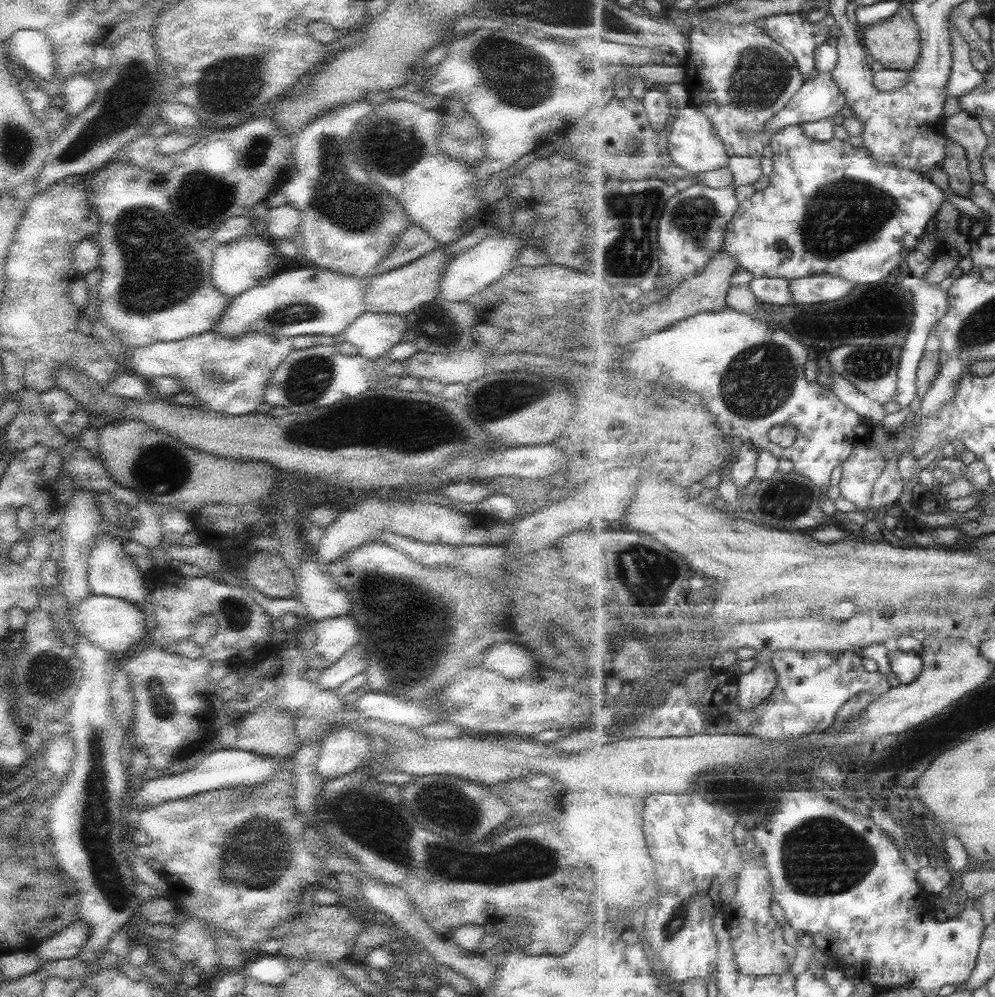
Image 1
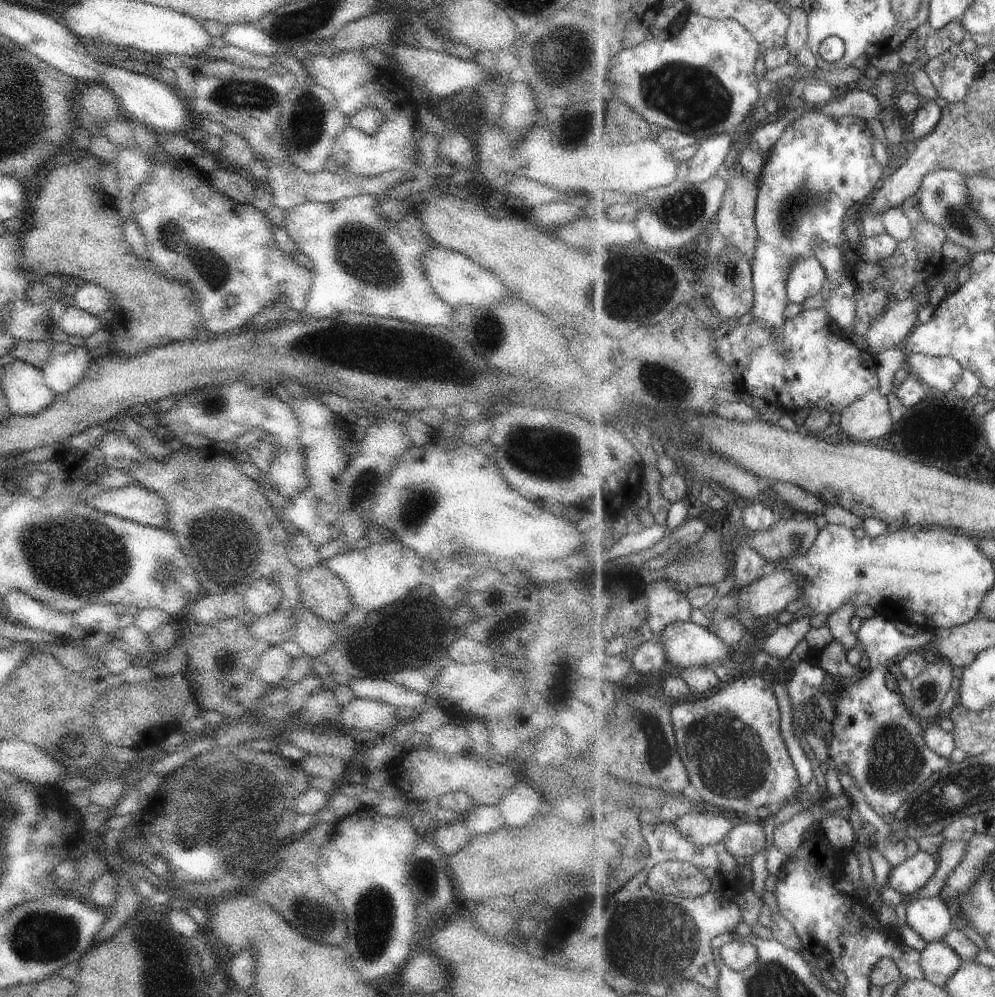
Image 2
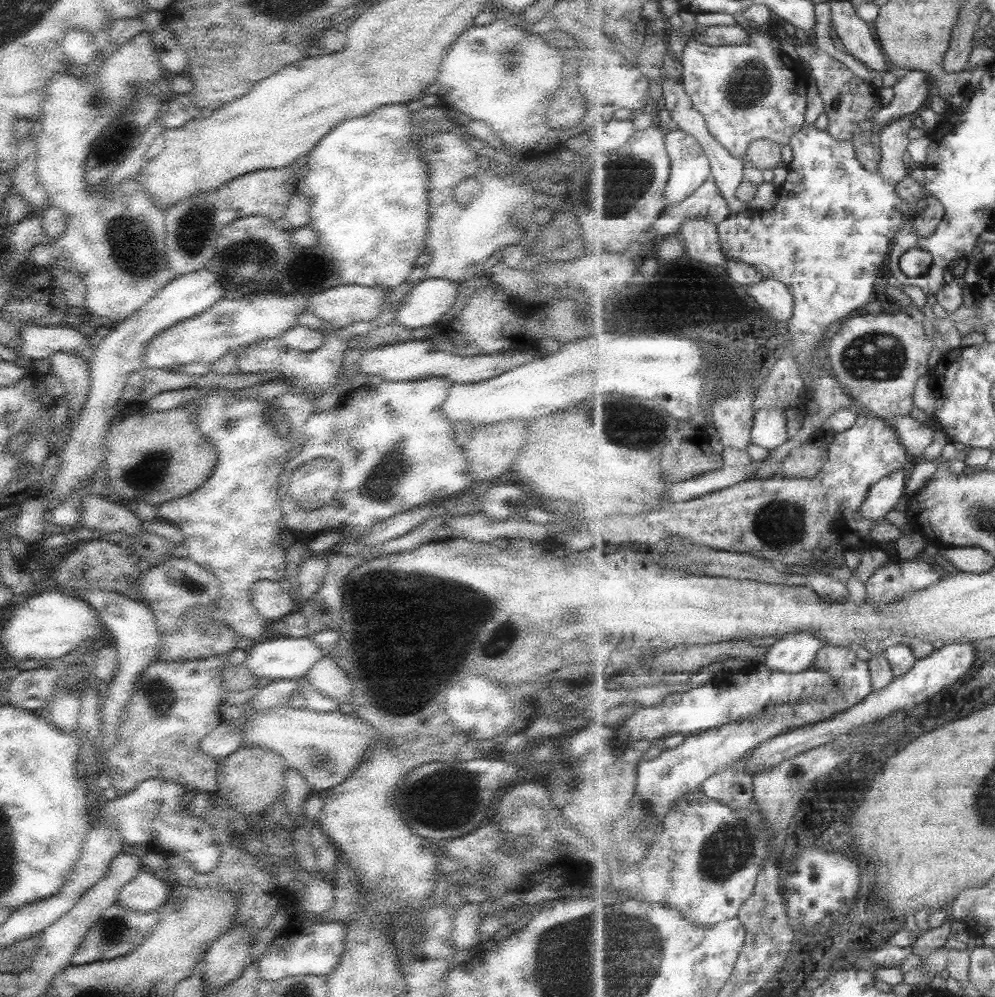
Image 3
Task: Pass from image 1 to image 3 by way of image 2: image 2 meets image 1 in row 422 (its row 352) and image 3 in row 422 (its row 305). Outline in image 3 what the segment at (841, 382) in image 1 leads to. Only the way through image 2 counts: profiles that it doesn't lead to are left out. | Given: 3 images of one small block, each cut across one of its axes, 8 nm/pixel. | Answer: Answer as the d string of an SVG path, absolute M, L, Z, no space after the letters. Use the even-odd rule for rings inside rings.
M896 416L891 421L899 432L900 440L912 456L922 456L934 444L936 431L912 416Z

